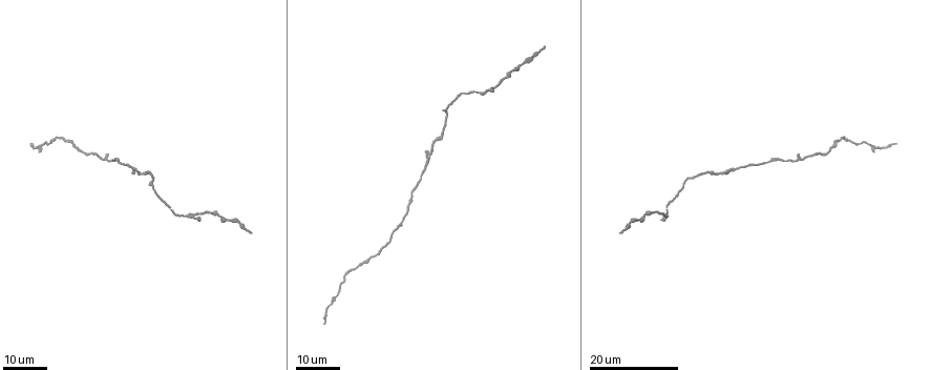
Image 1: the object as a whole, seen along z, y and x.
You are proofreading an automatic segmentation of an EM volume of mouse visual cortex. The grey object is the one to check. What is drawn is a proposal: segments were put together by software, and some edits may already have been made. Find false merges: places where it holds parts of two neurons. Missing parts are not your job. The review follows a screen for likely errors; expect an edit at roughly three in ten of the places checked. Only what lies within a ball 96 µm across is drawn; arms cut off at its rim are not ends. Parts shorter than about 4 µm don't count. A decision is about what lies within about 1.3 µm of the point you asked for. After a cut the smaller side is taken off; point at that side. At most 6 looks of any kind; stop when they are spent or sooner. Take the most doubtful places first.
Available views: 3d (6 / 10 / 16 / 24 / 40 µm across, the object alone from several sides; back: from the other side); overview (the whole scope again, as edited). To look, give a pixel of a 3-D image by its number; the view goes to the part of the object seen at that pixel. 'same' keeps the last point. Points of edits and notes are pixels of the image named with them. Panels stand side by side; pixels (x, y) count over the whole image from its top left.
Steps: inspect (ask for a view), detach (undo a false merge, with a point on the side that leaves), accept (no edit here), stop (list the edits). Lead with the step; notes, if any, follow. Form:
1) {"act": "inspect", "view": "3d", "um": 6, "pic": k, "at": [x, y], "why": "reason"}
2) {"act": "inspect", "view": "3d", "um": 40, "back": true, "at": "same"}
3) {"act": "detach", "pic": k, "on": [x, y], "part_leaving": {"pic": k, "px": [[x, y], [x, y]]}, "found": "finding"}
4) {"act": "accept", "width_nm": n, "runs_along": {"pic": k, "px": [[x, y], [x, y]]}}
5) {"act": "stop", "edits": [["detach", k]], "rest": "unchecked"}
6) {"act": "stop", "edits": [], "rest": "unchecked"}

{"act": "inspect", "view": "3d", "um": 24, "pic": 1, "at": [779, 160], "why": "calibre changes"}

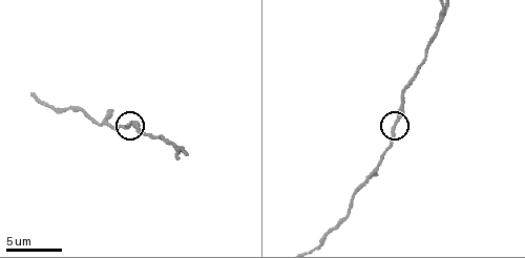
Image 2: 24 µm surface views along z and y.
{"act": "inspect", "view": "3d", "um": 6, "pic": 2, "at": [395, 126], "why": "closer look"}

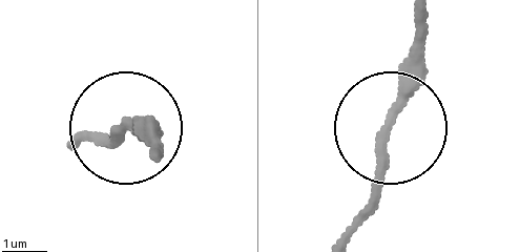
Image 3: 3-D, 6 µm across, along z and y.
{"act": "accept", "runs_along": {"pic": 3, "px": [[154, 153], [128, 130], [102, 142]]}, "found": "one neuron here"}

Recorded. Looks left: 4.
{"act": "inspect", "view": "3d", "um": 24, "pic": 1, "at": [139, 176]}

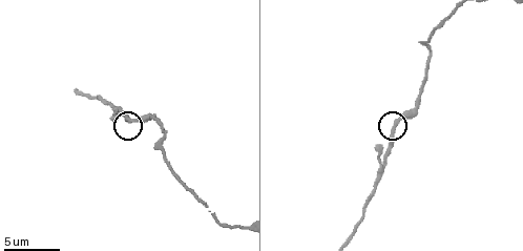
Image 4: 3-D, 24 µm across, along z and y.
{"act": "inspect", "view": "3d", "um": 10, "pic": 4, "at": [395, 124], "why": "closer look"}

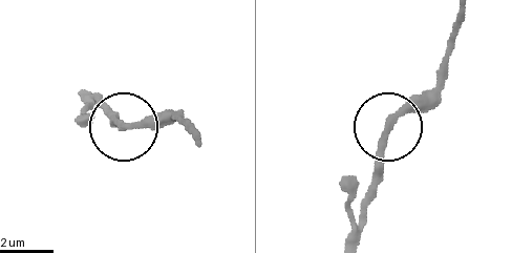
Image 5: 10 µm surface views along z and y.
{"act": "inspect", "view": "3d", "um": 6, "pic": 5, "at": [124, 128]}

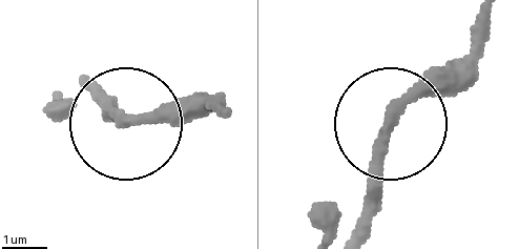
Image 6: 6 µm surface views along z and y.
{"act": "accept", "runs_along": {"pic": 6, "px": [[353, 228], [395, 126], [481, 40]]}, "found": "one neuron here"}

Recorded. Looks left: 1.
{"act": "stop", "edits": [], "rest": "unchecked"}

